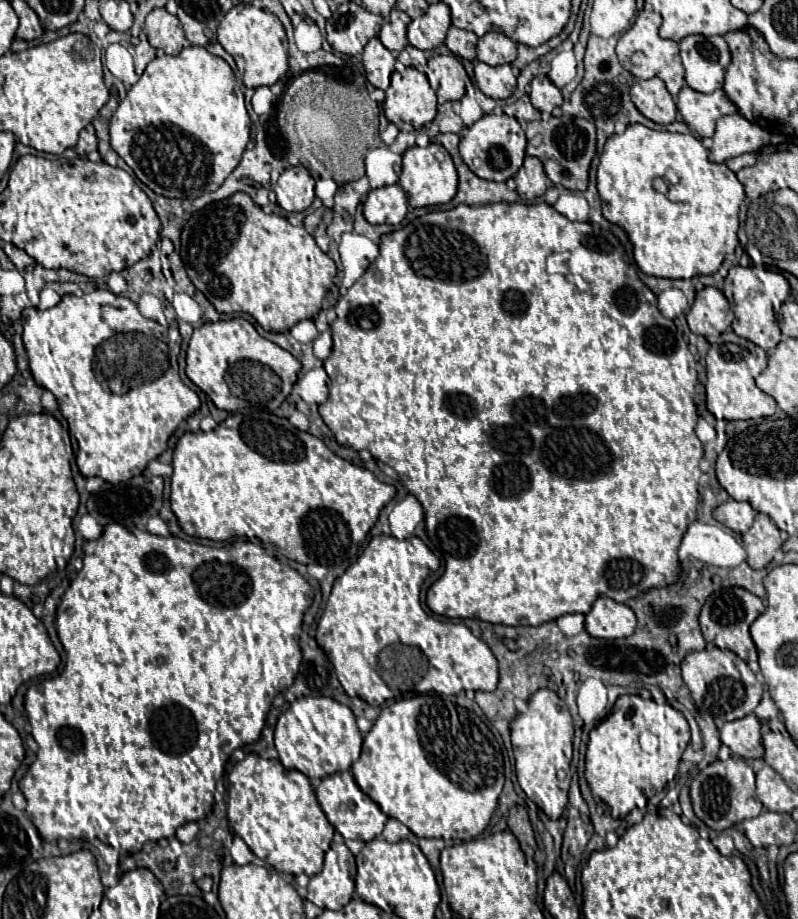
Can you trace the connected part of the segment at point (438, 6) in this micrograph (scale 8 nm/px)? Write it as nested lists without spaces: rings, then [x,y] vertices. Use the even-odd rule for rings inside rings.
[[[433,3],[421,17],[408,25],[407,39],[410,45],[418,49],[430,50],[443,43],[449,27],[449,7],[445,3]]]

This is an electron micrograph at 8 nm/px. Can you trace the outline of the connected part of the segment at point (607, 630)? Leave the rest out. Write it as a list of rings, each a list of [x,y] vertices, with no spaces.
[[[599,597],[585,615],[587,633],[599,639],[629,637],[637,627],[637,617],[631,607],[609,597]]]

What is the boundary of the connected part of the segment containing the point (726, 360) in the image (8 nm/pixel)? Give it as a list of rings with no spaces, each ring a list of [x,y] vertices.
[[[727,329],[723,335],[717,337],[717,341],[709,347],[707,353],[707,409],[717,419],[727,421],[739,421],[739,419],[759,419],[769,417],[777,411],[777,403],[773,397],[765,395],[755,385],[757,373],[765,369],[765,351],[757,347],[755,343],[741,339],[733,333],[733,329]]]

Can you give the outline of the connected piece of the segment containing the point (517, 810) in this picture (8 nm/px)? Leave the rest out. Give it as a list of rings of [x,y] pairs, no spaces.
[[[515,805],[509,809],[507,825],[511,833],[517,837],[525,855],[533,855],[537,849],[534,832],[526,809]]]

